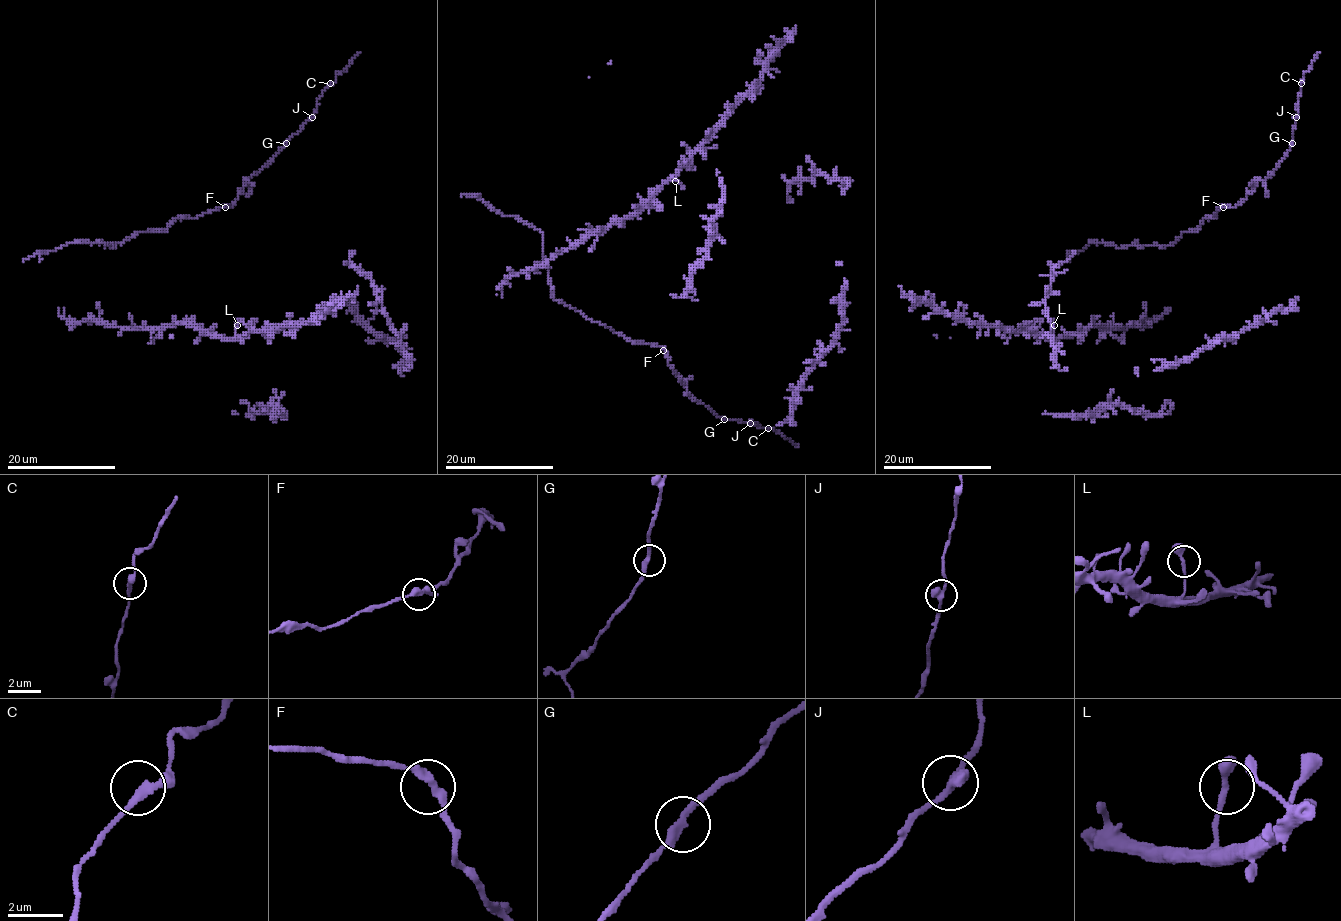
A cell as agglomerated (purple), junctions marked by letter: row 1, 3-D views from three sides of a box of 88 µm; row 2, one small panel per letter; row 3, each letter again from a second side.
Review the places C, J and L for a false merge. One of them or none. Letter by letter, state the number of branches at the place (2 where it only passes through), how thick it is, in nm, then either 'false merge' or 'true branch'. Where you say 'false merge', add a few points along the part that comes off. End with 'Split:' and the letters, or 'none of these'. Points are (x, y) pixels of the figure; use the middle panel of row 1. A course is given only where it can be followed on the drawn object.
C: 2 branches meet; 240 nm thick; true branch
J: 2 branches meet; 320 nm thick; true branch
L: 2 branches meet; 280 nm thick; true branch
Split: none of these

